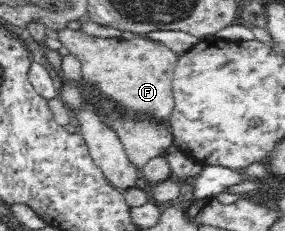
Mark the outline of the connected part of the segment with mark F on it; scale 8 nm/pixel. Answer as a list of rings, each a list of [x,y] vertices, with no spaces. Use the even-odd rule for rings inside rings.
[[[68,28],[51,32],[69,49],[81,63],[83,79],[97,90],[101,96],[109,99],[123,112],[131,115],[151,117],[168,125],[174,107],[173,80],[179,55],[168,46],[147,39],[144,35],[130,40],[123,38],[101,38],[87,35],[80,30]]]

